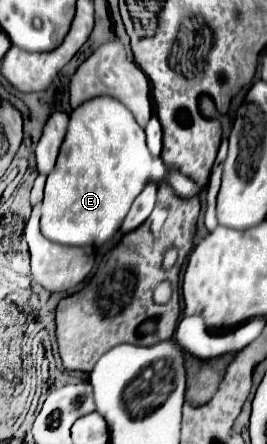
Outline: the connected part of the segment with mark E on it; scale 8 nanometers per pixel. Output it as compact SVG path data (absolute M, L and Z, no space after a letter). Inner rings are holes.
M107 95L93 97L73 109L69 117L57 165L49 173L45 185L41 233L49 241L61 245L103 245L117 233L133 199L141 193L147 181L157 185L161 181L169 181L181 199L191 199L205 189L193 179L165 169L161 159L151 157L145 145L145 131L121 101ZM127 181L131 183L125 185Z

